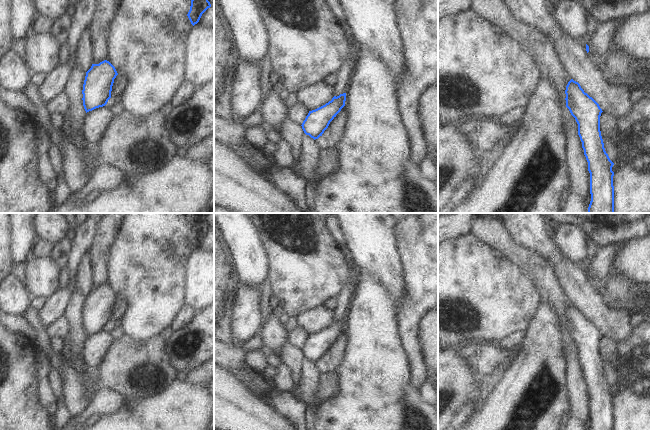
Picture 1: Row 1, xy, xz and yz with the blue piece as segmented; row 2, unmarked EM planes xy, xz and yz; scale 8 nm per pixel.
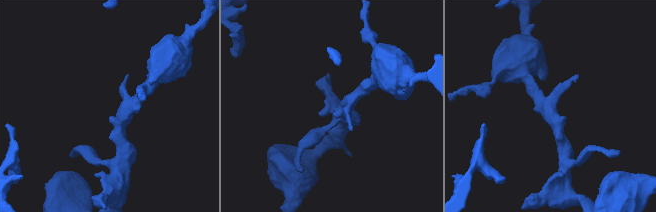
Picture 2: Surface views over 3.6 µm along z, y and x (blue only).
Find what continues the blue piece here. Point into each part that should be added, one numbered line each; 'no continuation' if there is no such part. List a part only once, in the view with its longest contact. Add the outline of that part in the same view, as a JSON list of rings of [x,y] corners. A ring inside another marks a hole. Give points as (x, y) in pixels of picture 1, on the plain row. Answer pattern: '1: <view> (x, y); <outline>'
no continuation

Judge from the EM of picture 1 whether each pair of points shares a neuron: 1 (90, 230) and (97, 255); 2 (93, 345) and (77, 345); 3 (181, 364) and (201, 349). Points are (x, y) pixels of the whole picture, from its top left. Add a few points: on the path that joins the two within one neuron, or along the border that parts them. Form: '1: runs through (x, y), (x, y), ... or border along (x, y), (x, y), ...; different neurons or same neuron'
1: border along (97, 223), (94, 239), (88, 248); different neurons
2: border along (86, 337), (81, 351); different neurons
3: runs through (186, 359), (191, 359), (196, 354); same neuron

